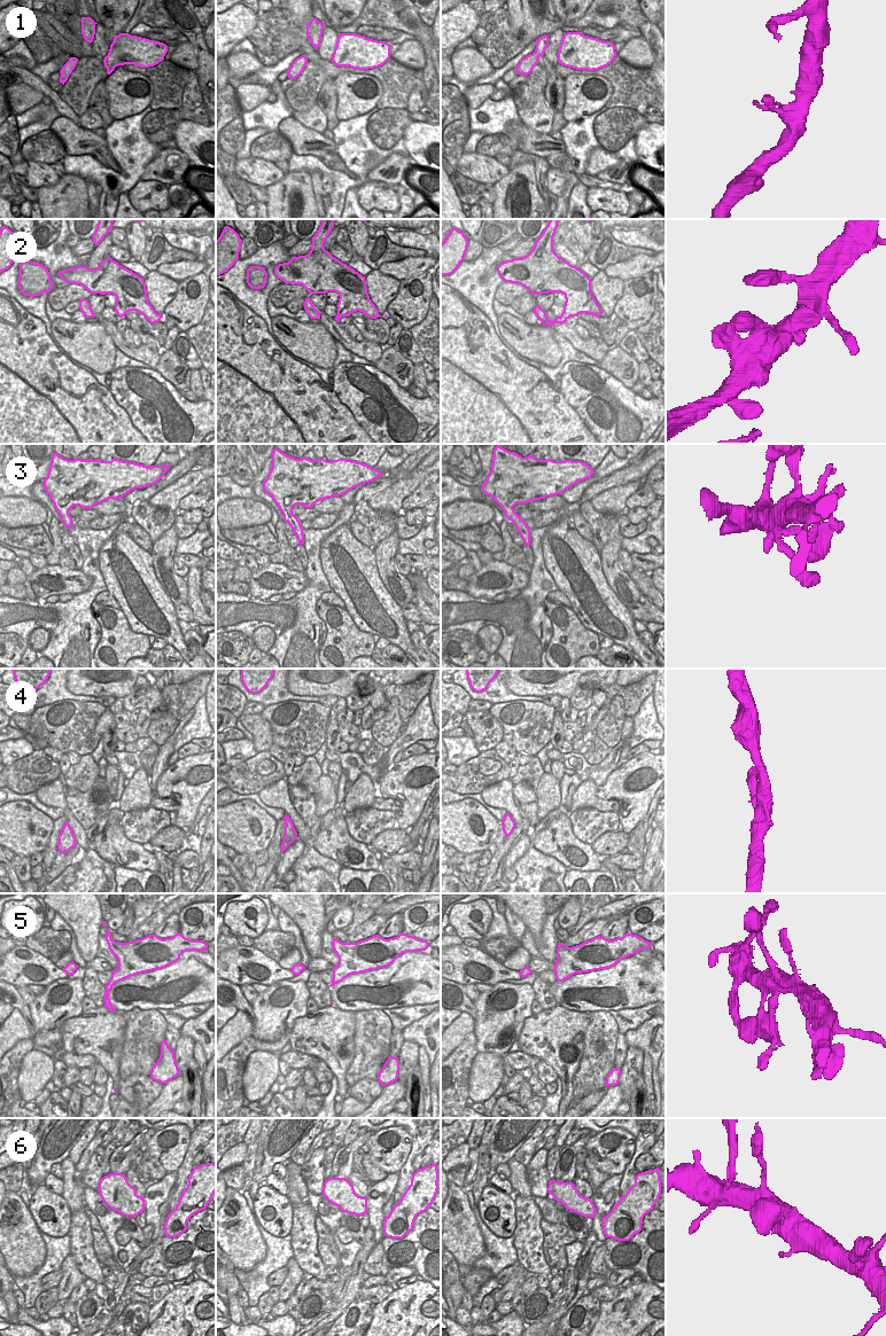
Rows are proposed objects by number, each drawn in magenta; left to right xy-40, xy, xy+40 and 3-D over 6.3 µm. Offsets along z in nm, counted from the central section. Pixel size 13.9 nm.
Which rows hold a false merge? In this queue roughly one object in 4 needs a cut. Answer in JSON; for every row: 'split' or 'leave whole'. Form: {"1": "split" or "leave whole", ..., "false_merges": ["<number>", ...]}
{"1": "leave whole", "2": "leave whole", "3": "leave whole", "4": "leave whole", "5": "leave whole", "6": "leave whole", "false_merges": []}

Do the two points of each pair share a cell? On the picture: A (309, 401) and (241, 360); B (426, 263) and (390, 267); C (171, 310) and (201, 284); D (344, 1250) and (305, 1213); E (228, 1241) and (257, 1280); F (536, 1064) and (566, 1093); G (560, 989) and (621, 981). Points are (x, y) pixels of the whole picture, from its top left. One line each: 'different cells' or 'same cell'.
A: same cell
B: same cell
C: same cell
D: different cells
E: different cells
F: different cells
G: same cell

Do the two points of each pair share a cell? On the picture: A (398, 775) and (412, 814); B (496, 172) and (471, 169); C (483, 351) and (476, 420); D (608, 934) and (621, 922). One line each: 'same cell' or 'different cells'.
A: same cell
B: same cell
C: same cell
D: same cell

